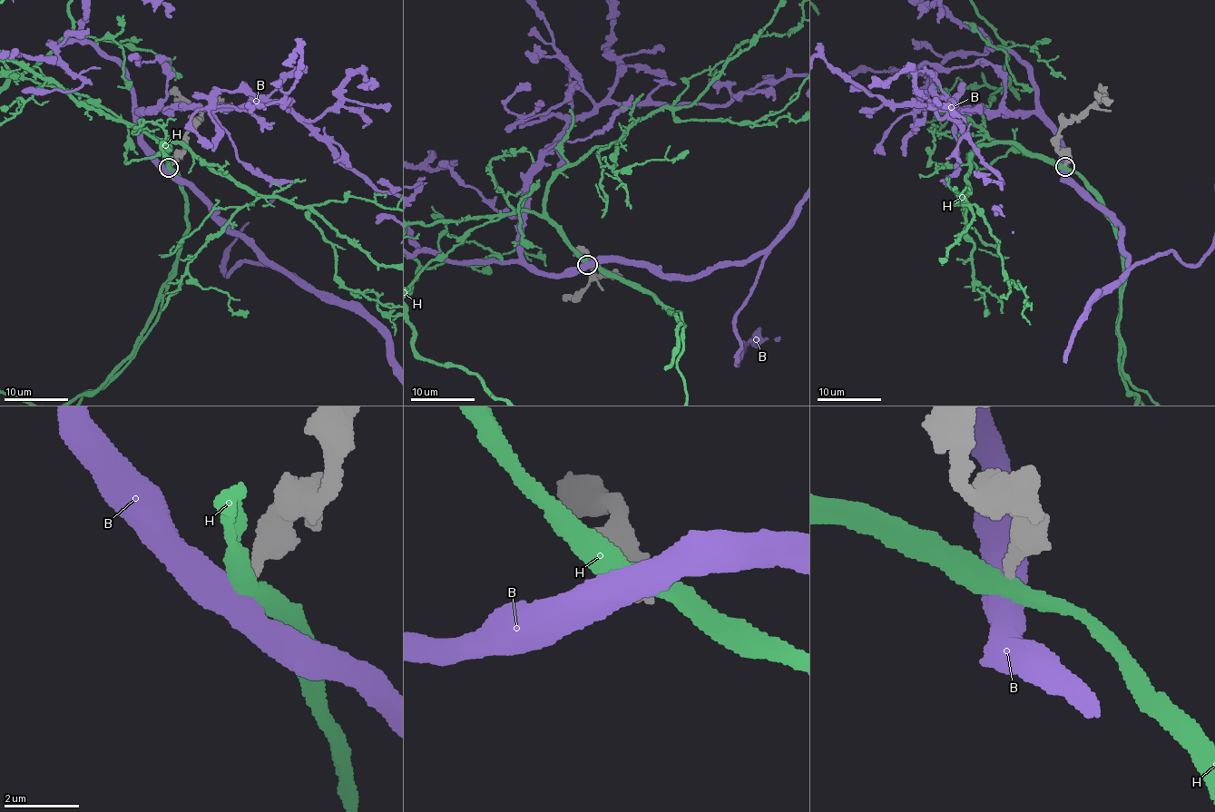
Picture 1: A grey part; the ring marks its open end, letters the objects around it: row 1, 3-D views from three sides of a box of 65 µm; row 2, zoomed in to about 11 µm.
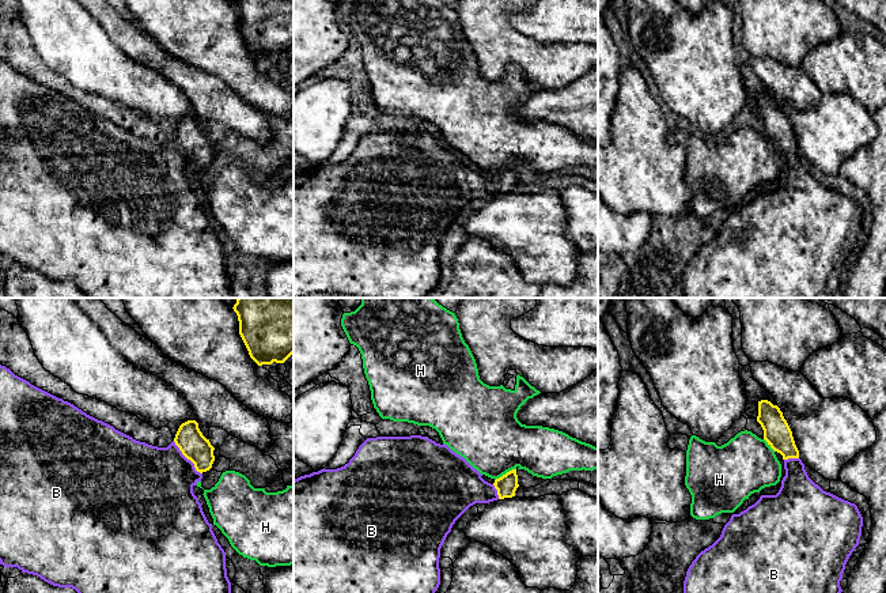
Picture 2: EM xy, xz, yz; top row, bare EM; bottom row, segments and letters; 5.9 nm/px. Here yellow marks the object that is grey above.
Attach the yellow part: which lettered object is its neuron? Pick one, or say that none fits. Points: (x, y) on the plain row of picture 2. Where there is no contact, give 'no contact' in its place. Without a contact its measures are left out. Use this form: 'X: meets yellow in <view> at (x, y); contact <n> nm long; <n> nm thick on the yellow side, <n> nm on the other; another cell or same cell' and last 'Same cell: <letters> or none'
B: meets yellow in xy at (188, 154); contact 260 nm long; 170 nm thick on the yellow side, 440 nm on the other; same cell
H: meets yellow in xz at (506, 169); contact 150 nm long; 120 nm thick on the yellow side, 400 nm on the other; another cell
Same cell: B

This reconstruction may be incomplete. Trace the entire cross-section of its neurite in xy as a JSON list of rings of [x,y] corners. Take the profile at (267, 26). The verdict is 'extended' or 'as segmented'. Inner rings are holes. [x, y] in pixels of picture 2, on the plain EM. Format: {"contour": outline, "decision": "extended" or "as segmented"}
{"contour": [[[234,0],[239,30],[258,60],[284,58],[294,49],[294,0]]], "decision": "as segmented"}

